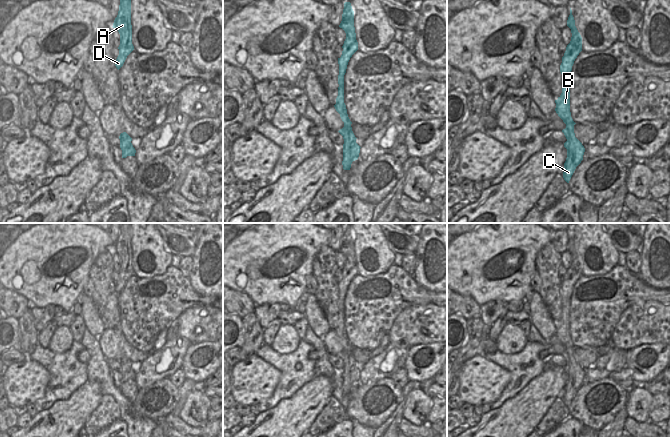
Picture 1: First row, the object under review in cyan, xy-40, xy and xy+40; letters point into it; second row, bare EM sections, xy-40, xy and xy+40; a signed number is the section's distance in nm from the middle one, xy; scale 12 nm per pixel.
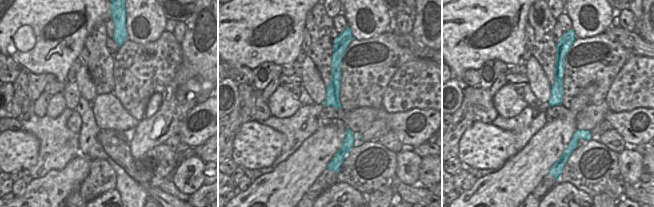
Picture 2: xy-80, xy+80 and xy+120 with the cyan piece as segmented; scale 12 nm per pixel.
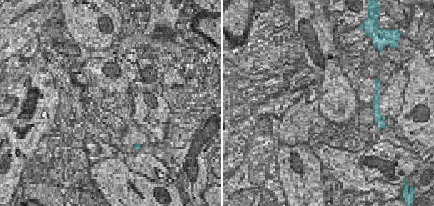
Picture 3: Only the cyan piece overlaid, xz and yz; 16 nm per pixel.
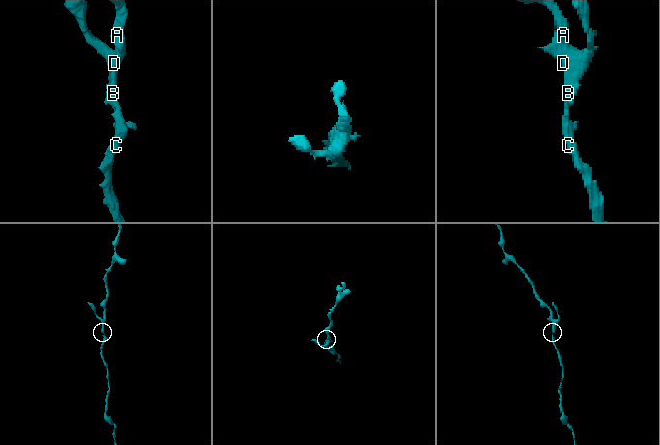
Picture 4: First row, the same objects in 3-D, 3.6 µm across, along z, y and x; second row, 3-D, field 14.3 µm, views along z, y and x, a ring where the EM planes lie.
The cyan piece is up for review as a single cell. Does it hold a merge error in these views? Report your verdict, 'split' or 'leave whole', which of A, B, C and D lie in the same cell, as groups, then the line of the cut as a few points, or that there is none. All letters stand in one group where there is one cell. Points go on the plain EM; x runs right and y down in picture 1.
leave whole; A B C D; no cut

